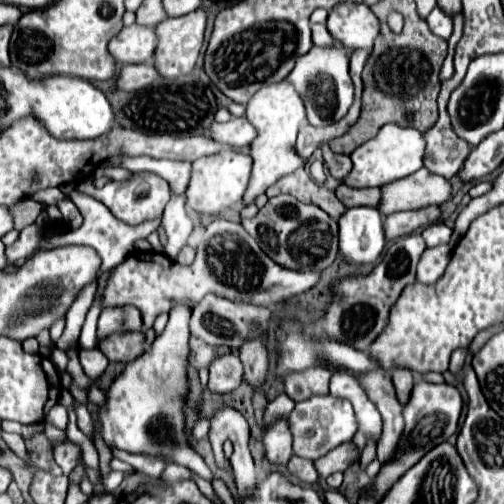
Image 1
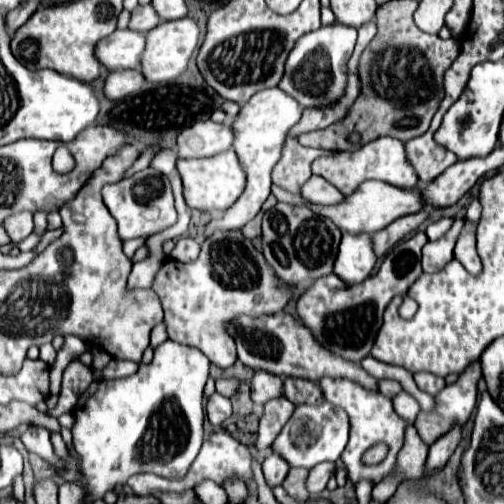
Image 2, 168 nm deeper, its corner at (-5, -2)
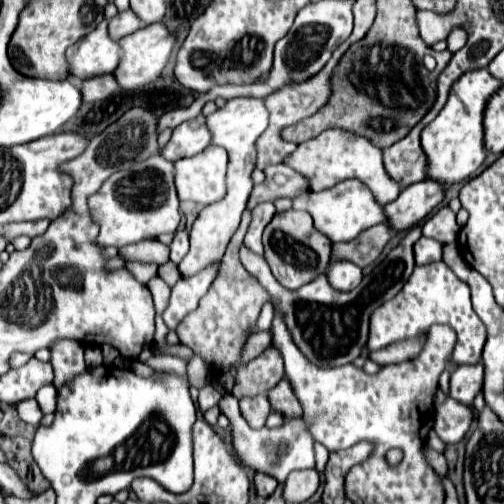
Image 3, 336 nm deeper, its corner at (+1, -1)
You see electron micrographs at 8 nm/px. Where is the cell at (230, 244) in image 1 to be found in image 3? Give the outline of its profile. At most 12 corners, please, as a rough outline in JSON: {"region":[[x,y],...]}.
{"region":[[220,263],[172,287],[162,319],[170,331],[198,307]]}

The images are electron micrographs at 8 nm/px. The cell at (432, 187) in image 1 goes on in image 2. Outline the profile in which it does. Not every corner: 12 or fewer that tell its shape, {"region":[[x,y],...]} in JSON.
{"region":[[362,182],[342,202],[308,202],[276,184],[290,206],[330,218],[342,232],[374,234],[422,210],[418,190]]}

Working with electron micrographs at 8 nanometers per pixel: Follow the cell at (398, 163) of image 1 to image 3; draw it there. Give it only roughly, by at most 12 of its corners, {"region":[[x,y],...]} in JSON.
{"region":[[322,131],[286,165],[312,191],[356,177],[382,205],[402,191],[382,149],[364,137]]}

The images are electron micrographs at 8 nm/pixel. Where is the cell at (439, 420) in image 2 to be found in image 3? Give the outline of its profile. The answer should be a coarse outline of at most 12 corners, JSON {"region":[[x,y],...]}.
{"region":[[482,363],[460,365],[448,397],[470,407],[482,389]]}

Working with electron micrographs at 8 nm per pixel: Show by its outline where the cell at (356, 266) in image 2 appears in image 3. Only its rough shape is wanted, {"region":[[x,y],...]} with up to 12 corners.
{"region":[[334,259],[326,271],[330,285],[350,291],[360,285],[362,269]]}

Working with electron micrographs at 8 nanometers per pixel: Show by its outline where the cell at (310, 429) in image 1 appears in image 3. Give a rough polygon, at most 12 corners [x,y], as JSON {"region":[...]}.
{"region":[[236,397],[220,409],[230,419],[244,465],[284,481],[312,469],[316,441],[302,417],[252,429]]}

